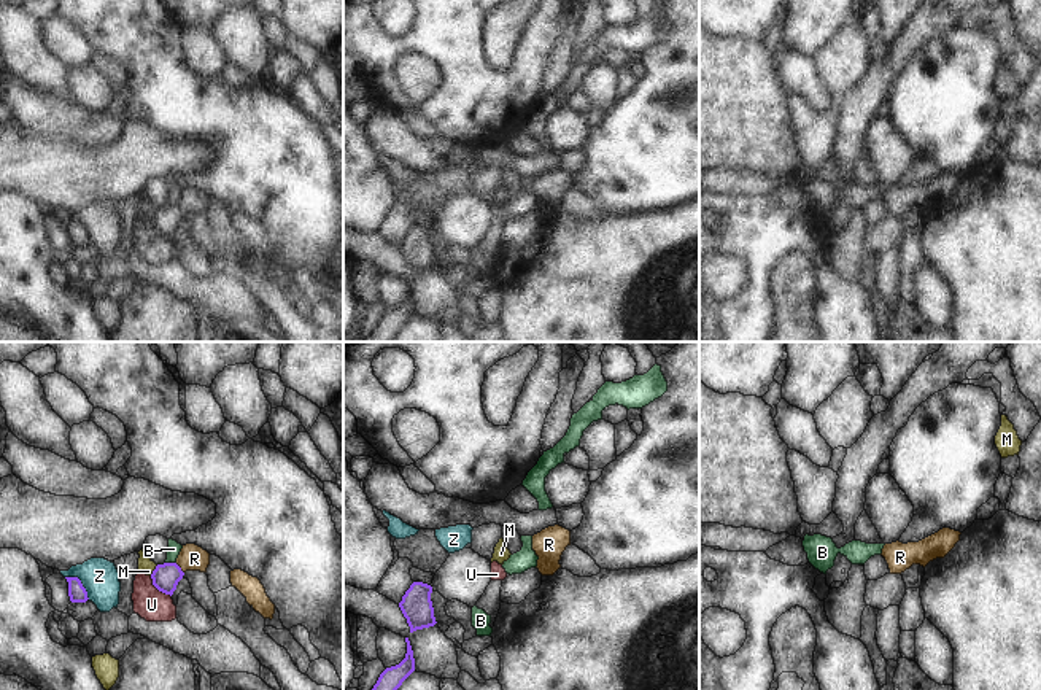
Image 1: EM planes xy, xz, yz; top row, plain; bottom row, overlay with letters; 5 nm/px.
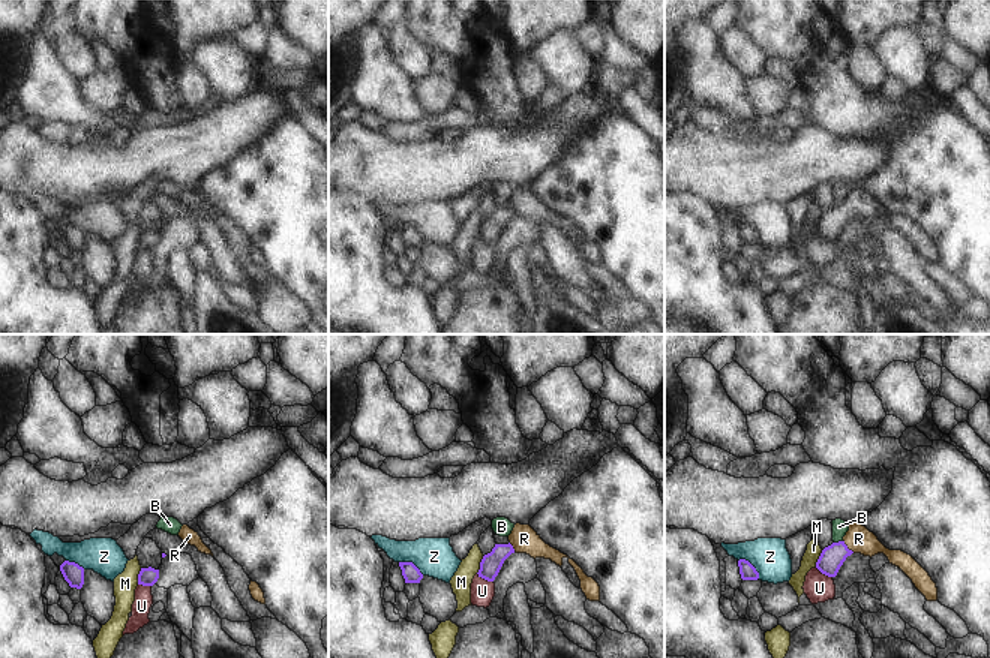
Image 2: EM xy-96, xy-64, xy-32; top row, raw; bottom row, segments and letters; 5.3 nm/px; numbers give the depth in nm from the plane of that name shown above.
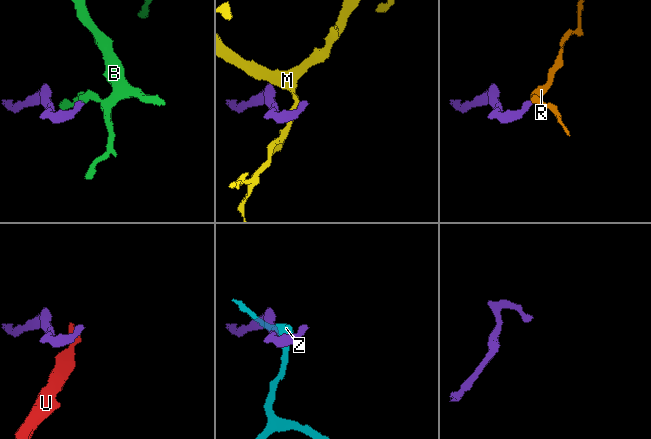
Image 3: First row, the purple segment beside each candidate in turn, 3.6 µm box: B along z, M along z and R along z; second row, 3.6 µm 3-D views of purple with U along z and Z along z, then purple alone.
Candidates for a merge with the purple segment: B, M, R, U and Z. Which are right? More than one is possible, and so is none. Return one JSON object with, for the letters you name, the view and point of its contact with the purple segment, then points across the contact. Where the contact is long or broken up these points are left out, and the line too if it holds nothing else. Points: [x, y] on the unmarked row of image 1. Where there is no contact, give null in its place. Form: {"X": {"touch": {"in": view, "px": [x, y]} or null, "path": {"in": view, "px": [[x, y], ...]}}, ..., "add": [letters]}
{"R": {"touch": {"in": "xy", "px": [180, 212]}, "path": {"in": "xy", "px": [[166, 221], [180, 212], [191, 201]]}}, "add": ["R"]}

